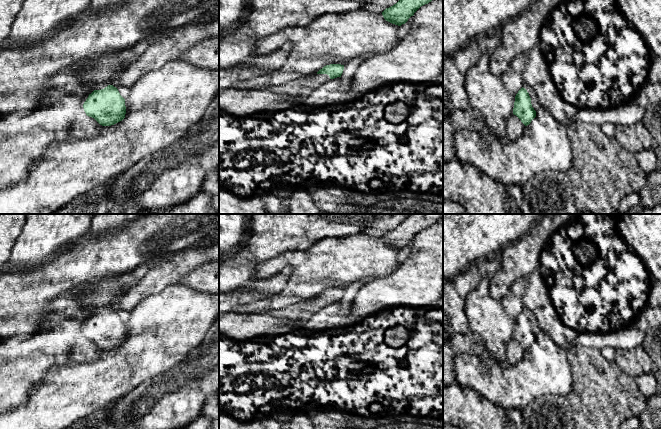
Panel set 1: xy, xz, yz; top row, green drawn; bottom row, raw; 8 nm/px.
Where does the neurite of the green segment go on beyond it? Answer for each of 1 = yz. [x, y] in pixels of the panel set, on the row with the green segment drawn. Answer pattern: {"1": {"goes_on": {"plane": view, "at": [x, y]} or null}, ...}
{"1": {"goes_on": null}}

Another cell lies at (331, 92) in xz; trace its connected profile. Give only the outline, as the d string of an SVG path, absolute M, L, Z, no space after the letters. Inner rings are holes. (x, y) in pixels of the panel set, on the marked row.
M341 77L330 79L312 90L302 103L305 107L320 107L354 100L362 96L362 94L352 90L344 90L345 83Z

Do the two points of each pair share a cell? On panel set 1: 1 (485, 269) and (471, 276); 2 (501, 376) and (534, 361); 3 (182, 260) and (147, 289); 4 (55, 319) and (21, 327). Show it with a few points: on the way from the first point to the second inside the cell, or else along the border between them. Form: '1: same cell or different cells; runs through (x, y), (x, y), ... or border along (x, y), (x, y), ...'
1: same cell; runs through (482, 269), (478, 269), (474, 273)
2: same cell; runs through (509, 376), (519, 376), (526, 369)
3: same cell; runs through (173, 269), (156, 280)
4: different cells; border along (35, 319), (36, 323)

